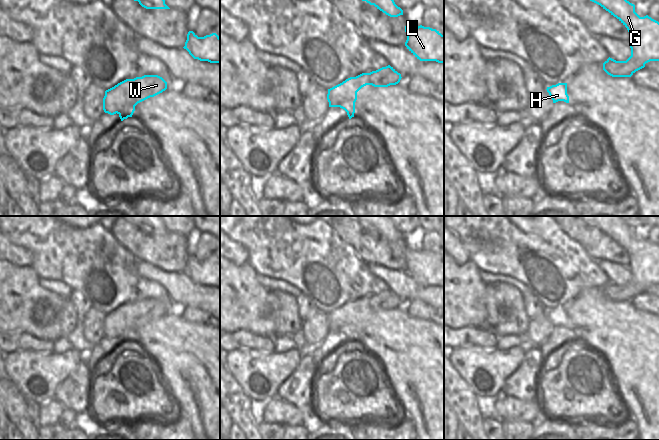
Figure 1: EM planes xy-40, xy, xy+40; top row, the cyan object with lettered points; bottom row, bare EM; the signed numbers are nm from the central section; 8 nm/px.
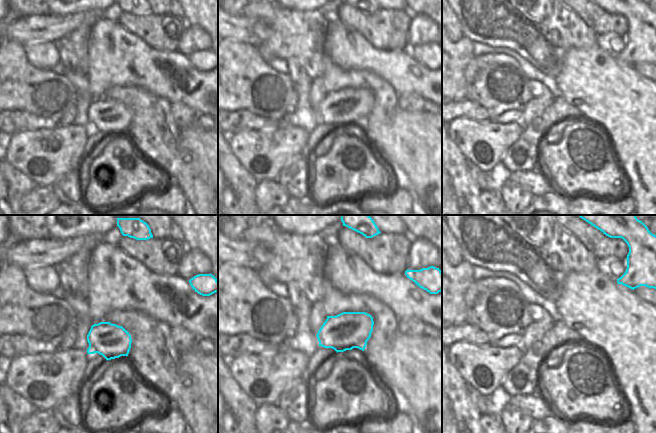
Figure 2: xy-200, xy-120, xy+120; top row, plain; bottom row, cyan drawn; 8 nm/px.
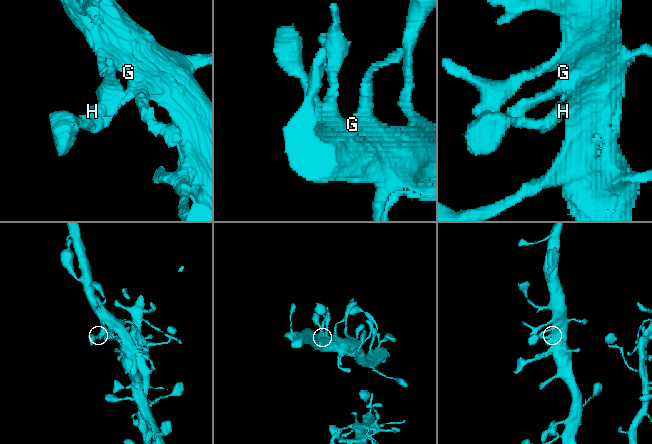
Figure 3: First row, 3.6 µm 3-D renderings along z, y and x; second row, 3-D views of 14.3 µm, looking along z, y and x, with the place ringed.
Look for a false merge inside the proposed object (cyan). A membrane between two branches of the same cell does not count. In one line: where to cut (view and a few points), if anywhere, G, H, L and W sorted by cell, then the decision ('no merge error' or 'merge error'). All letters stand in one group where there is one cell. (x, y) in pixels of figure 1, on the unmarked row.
no cut; G H L W; no merge error

